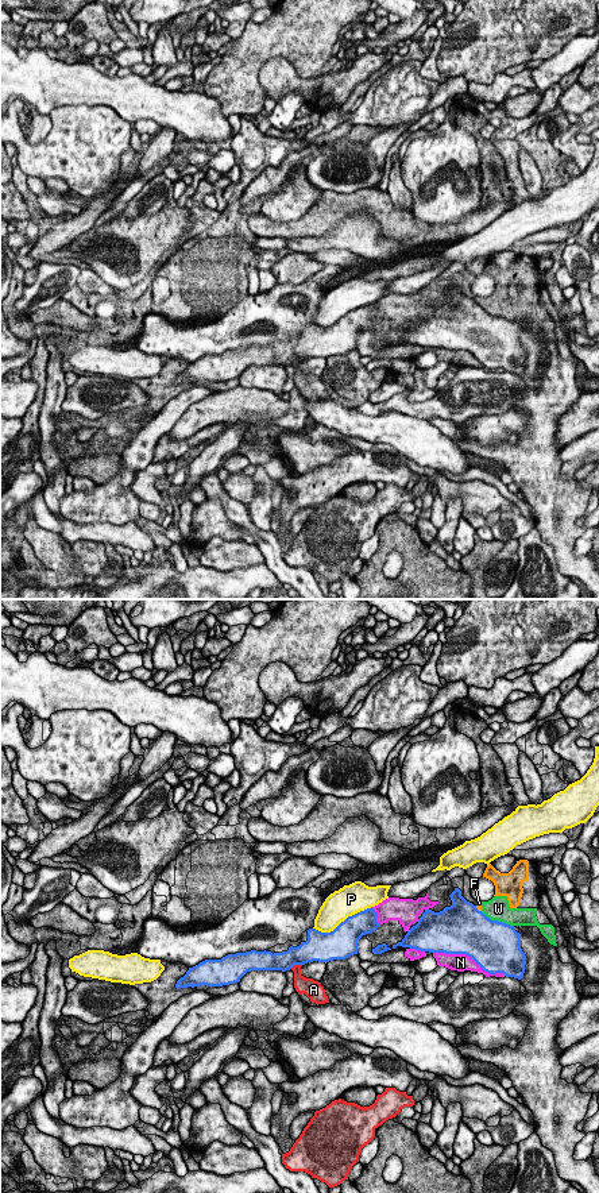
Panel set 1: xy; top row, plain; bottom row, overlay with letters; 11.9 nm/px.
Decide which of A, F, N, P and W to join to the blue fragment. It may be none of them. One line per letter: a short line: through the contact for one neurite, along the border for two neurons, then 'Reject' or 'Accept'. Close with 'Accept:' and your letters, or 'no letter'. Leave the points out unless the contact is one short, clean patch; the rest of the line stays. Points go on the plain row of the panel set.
A: Line: xy (304, 358), (294, 359), (290, 363). Reject
F: Reject
N: Reject
P: Reject
W: Reject
Accept: no letter

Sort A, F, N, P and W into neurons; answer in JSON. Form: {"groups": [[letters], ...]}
{"groups": [["A"], ["F", "N", "W"], ["P"]]}

